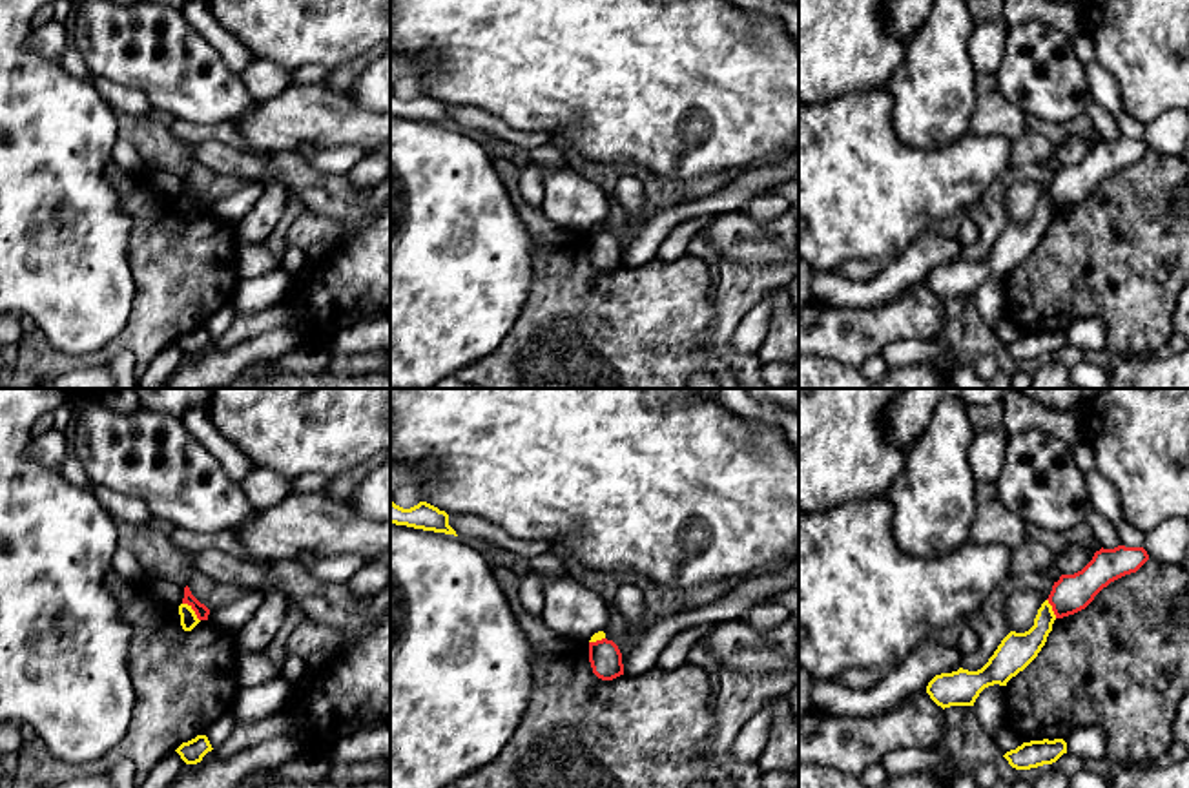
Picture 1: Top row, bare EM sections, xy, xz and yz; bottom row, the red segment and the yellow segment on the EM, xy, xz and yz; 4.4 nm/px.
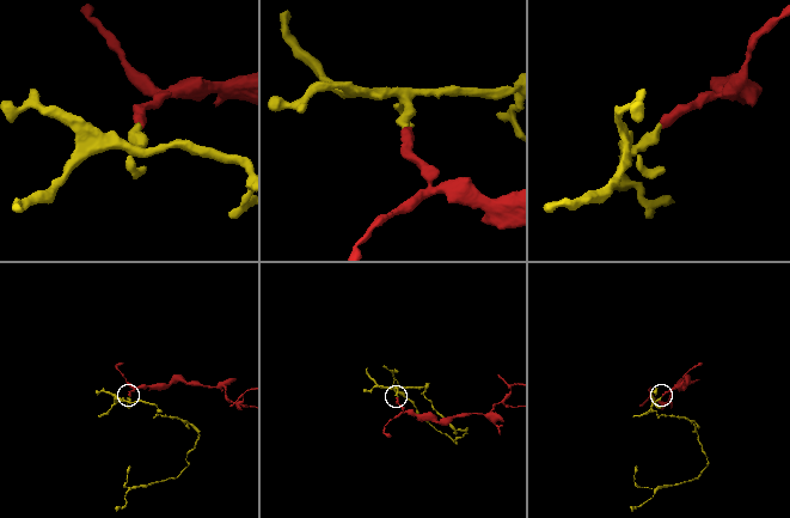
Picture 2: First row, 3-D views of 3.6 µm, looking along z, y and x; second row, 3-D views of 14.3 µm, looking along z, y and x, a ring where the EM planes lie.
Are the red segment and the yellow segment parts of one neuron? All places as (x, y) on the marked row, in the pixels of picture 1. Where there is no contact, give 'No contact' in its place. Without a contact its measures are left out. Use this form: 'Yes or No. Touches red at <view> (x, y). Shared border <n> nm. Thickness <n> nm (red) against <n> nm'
No. Touches red at xy (194, 610). Shared border 120 nm. Thickness 60 nm (red) against 80 nm

